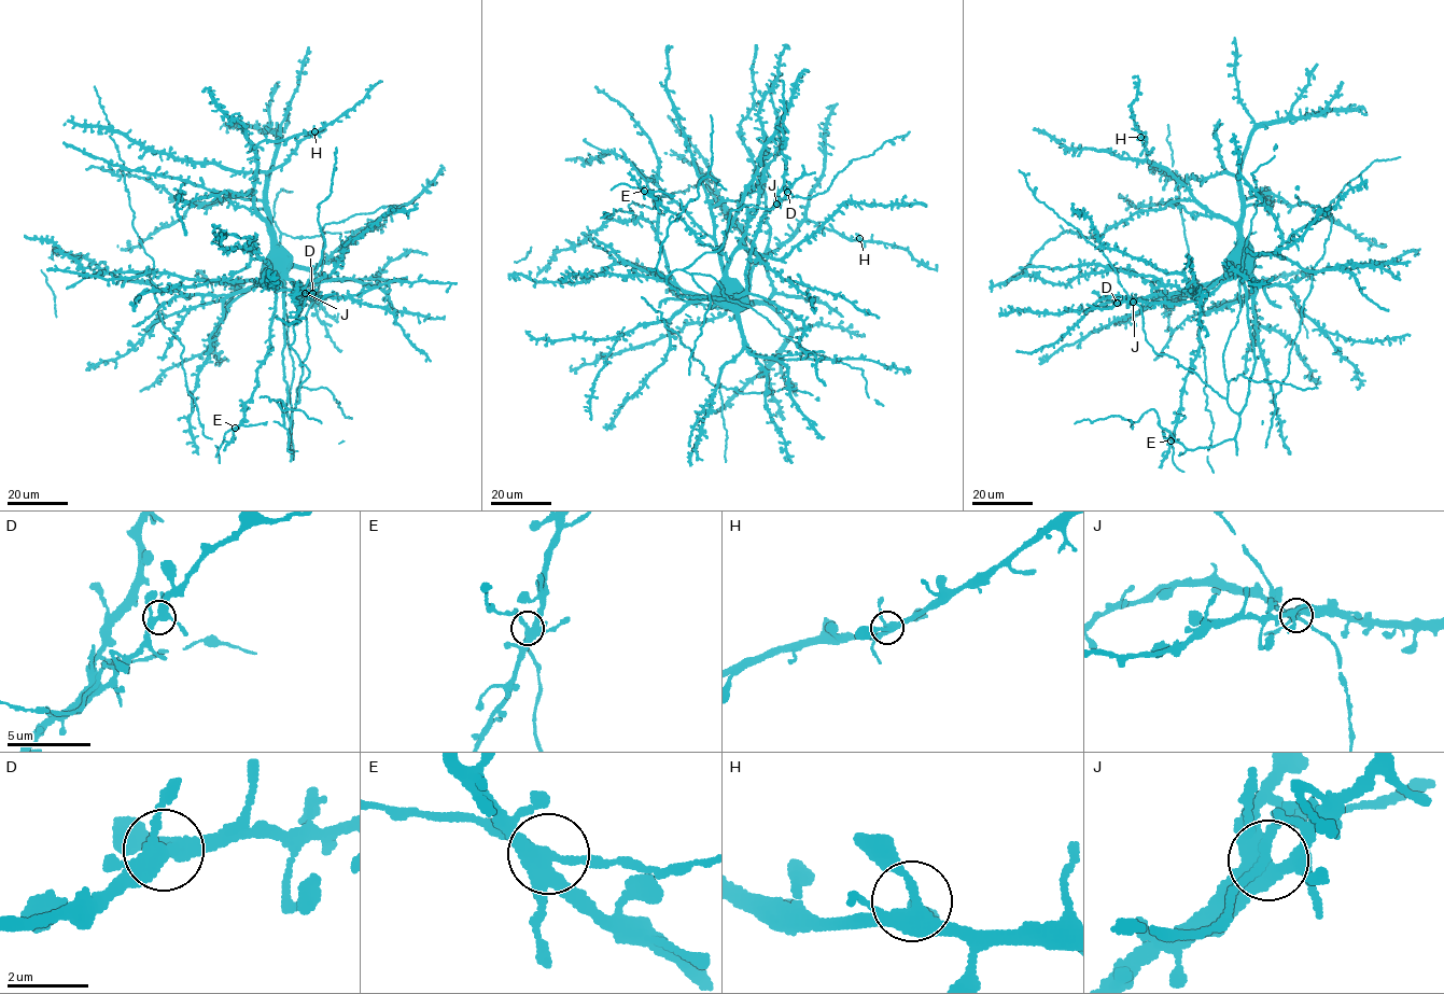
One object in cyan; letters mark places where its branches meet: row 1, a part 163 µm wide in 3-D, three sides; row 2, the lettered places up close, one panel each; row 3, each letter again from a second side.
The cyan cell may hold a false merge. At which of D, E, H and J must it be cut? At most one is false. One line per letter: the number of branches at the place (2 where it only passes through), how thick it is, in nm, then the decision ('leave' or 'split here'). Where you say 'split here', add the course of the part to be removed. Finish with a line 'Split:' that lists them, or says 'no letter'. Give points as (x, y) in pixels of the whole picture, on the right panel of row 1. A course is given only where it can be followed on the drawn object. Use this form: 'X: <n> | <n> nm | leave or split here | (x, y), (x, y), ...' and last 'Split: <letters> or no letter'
D: 5 | 360 nm | leave
E: 6 | 360 nm | leave
H: 5 | 340 nm | leave
J: 5 | 320 nm | leave
Split: no letter

